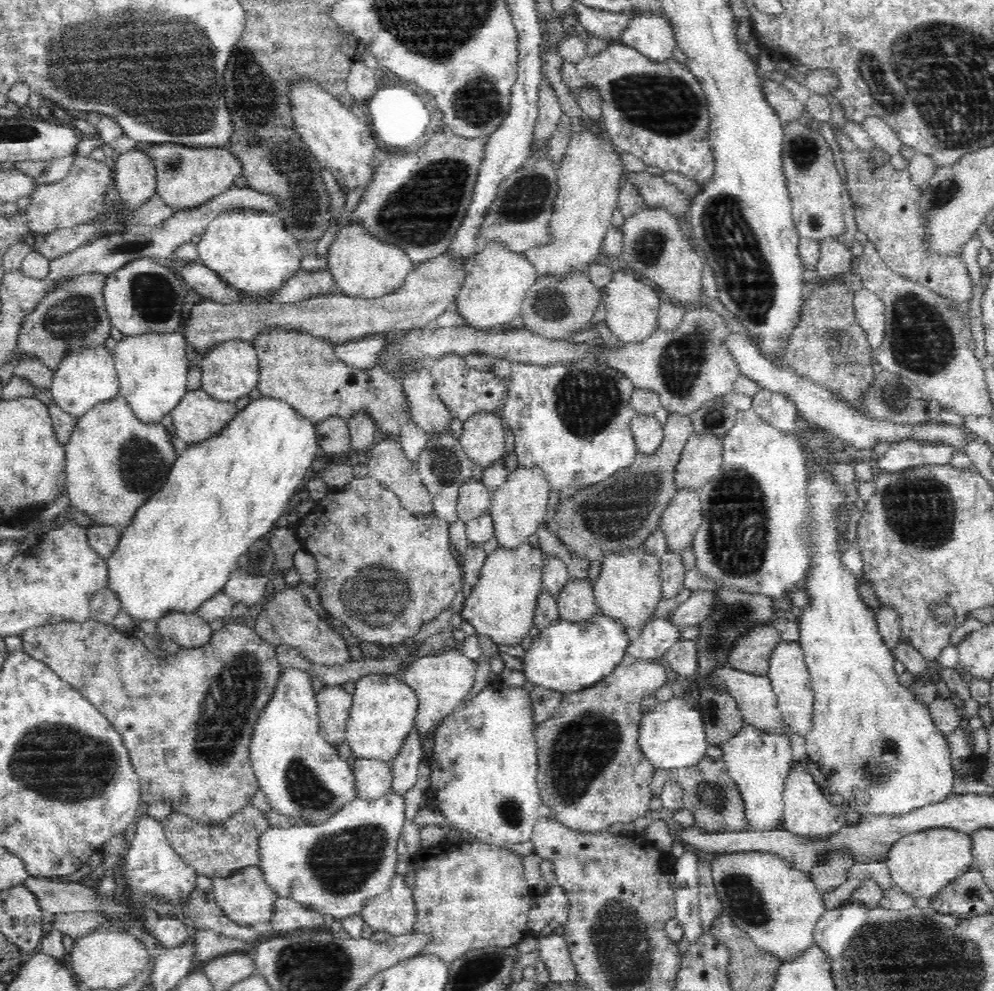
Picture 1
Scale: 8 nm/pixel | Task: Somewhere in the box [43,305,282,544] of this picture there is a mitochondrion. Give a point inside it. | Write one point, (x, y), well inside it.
(142, 467)

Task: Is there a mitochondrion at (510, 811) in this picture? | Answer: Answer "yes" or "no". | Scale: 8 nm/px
yes

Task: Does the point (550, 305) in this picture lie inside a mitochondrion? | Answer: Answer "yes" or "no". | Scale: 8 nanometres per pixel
yes

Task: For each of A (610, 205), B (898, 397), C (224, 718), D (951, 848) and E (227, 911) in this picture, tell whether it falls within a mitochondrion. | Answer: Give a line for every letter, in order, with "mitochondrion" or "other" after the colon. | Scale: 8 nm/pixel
A: other
B: mitochondrion
C: mitochondrion
D: other
E: other

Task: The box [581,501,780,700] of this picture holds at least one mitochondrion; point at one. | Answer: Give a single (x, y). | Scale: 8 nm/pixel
(732, 614)

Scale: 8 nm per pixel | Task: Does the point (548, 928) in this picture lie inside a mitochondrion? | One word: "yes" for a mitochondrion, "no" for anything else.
no

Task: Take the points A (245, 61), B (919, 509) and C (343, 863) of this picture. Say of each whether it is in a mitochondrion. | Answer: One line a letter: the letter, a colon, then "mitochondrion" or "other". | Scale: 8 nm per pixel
A: mitochondrion
B: mitochondrion
C: mitochondrion

